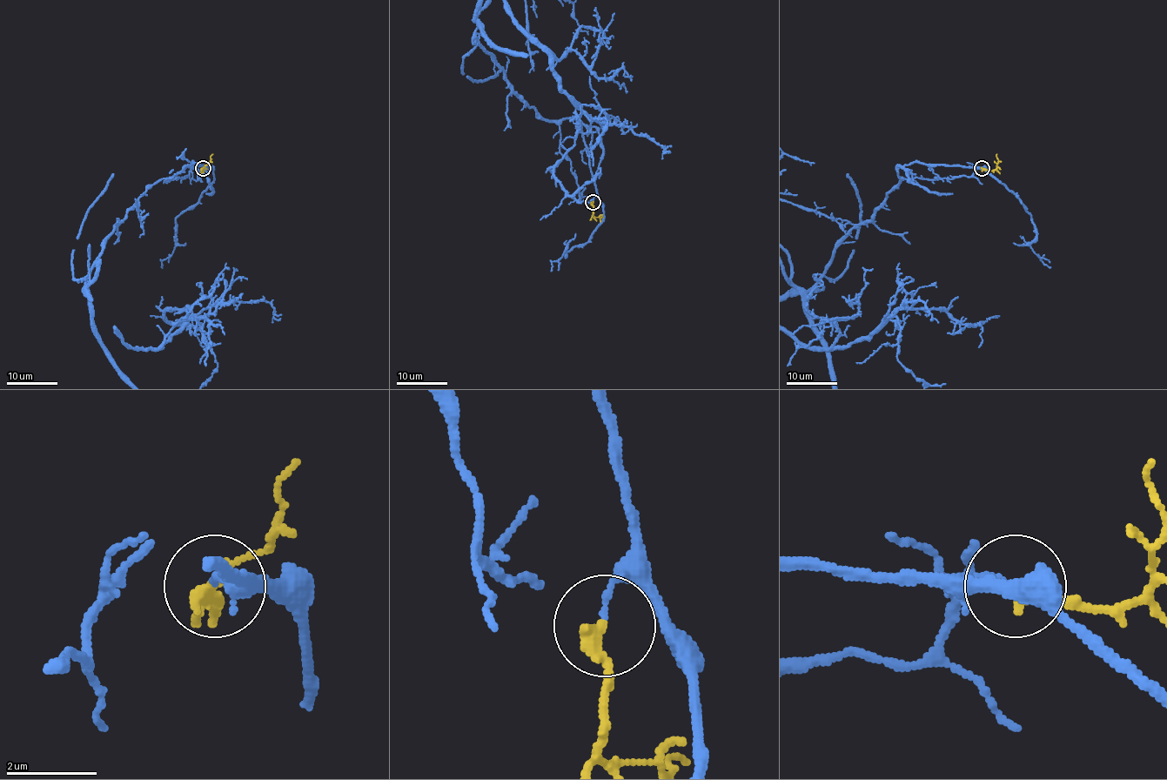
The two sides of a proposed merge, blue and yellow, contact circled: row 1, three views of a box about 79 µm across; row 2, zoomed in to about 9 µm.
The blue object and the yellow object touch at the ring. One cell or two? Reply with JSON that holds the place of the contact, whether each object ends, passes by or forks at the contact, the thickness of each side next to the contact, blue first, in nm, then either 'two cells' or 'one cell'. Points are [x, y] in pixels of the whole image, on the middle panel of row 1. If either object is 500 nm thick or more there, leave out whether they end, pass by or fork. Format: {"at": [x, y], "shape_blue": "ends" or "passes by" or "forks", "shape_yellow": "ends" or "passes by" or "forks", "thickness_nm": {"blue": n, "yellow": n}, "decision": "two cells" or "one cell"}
{"at": [593, 202], "shape_blue": "ends", "shape_yellow": "ends", "thickness_nm": {"blue": 120, "yellow": 360}, "decision": "one cell"}

